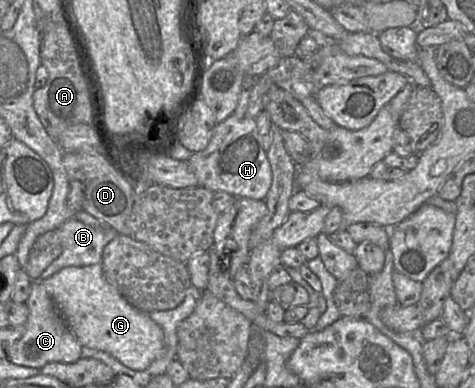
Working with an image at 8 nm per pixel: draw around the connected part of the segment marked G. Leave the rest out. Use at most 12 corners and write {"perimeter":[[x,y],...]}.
{"perimeter":[[101,263],[41,283],[82,346],[135,371],[164,333]]}

